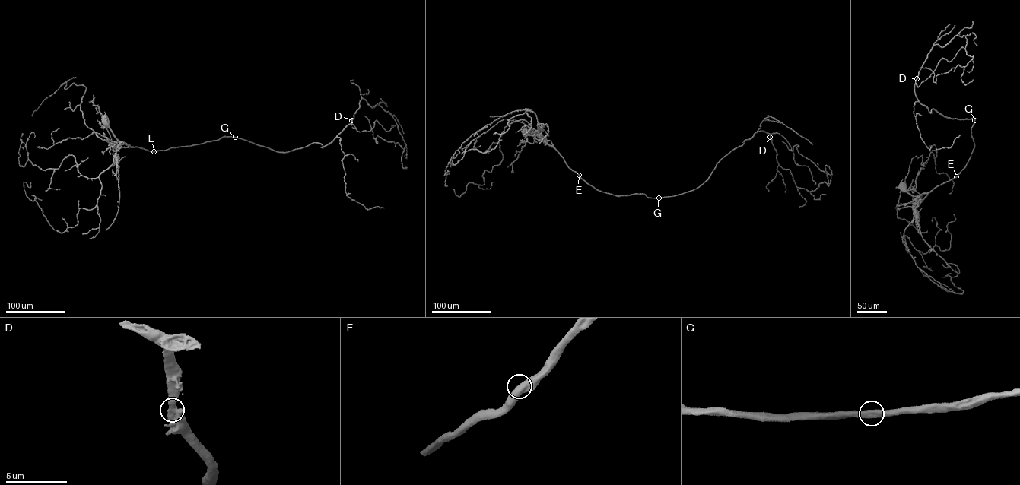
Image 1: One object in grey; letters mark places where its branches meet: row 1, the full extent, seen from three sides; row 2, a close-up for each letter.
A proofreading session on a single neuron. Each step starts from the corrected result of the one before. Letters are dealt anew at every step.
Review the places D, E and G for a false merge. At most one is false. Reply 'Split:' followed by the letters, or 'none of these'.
Split: none of these

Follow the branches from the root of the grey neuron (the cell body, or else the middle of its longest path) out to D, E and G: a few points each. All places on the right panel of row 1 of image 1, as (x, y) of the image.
D: (902, 188), (914, 196), (930, 191), (955, 177), (974, 147), (975, 118), (929, 112), (916, 96), (916, 78)
E: (902, 188), (913, 195), (918, 195), (929, 192), (956, 176)
G: (902, 188), (913, 195), (918, 195), (929, 192), (955, 177), (965, 166), (974, 148), (971, 132), (974, 120)

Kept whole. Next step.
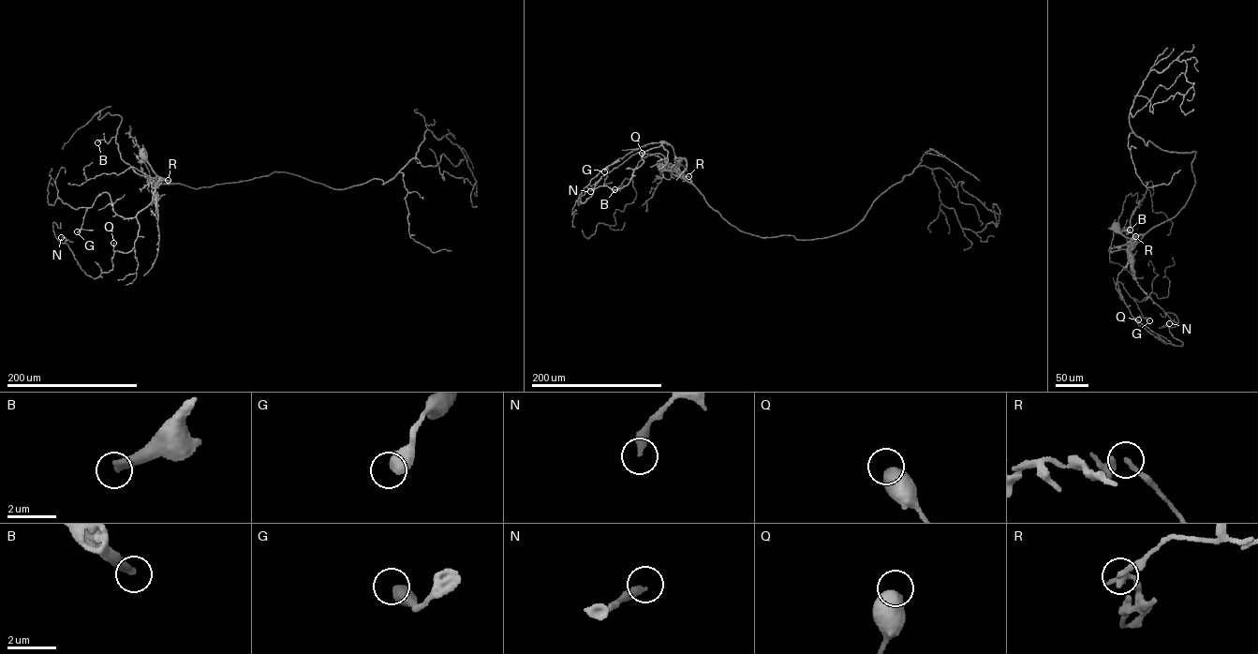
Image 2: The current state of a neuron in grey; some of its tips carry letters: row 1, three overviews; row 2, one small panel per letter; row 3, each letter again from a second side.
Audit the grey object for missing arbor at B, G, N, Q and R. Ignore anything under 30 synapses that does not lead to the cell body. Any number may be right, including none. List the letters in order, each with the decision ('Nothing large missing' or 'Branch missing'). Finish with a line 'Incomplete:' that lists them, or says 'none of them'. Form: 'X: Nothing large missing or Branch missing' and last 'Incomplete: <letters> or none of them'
B: Branch missing
G: Nothing large missing
N: Nothing large missing
Q: Nothing large missing
R: Nothing large missing
Incomplete: B

